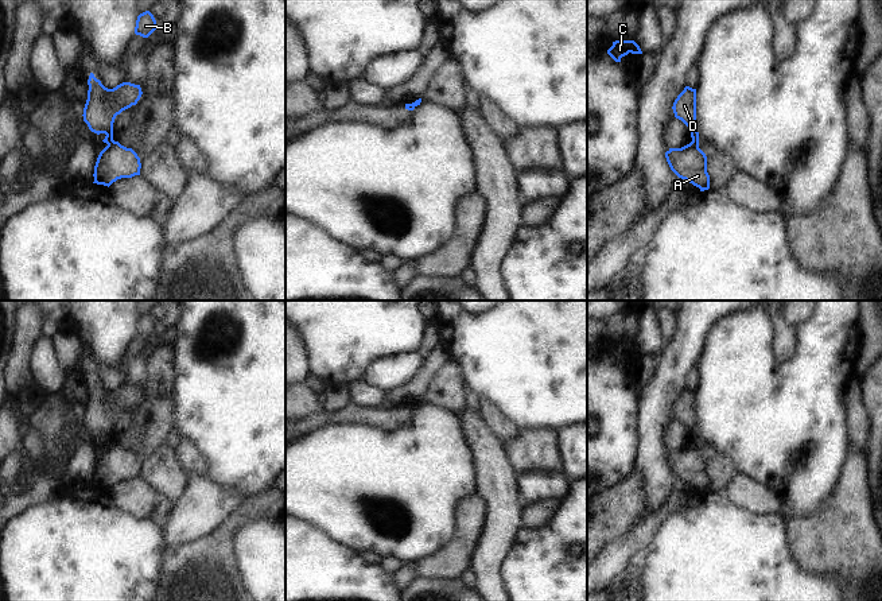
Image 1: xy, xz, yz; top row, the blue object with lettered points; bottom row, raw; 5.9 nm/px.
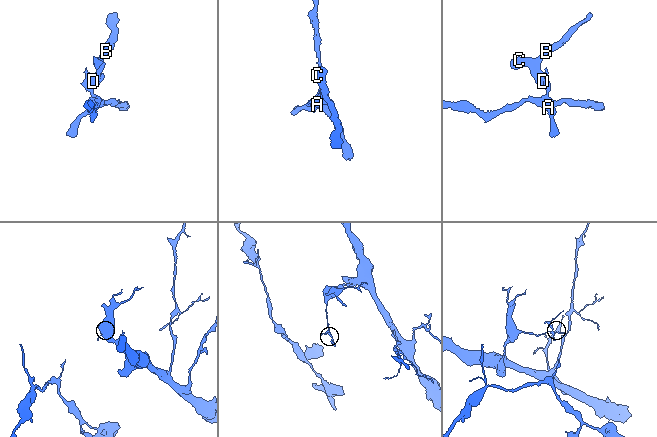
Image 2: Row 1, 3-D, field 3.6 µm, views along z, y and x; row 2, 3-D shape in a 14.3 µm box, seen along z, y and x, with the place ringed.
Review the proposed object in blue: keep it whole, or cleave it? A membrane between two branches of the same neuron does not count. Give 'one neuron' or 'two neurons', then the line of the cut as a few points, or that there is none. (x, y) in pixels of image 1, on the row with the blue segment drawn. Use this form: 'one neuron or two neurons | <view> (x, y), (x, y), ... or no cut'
two neurons | yz (692, 140), (698, 147)

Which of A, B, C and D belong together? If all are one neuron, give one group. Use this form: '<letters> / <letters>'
A / B C D

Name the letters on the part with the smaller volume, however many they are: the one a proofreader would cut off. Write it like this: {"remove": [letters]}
{"remove": ["B", "C", "D"]}

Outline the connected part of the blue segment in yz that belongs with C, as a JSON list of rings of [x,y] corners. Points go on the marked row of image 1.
[[[615,40],[607,50],[607,54],[615,61],[621,62],[621,58],[632,54],[642,54],[640,46],[634,40]]]

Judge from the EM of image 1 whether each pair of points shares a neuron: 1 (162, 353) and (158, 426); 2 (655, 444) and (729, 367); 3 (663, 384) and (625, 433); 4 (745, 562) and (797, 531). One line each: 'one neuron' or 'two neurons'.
1: one neuron
2: two neurons
3: two neurons
4: two neurons

